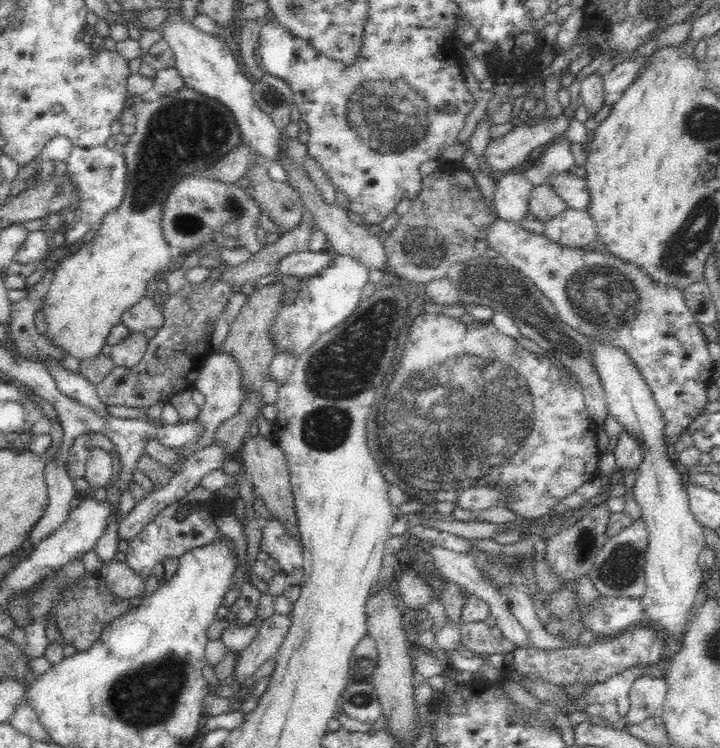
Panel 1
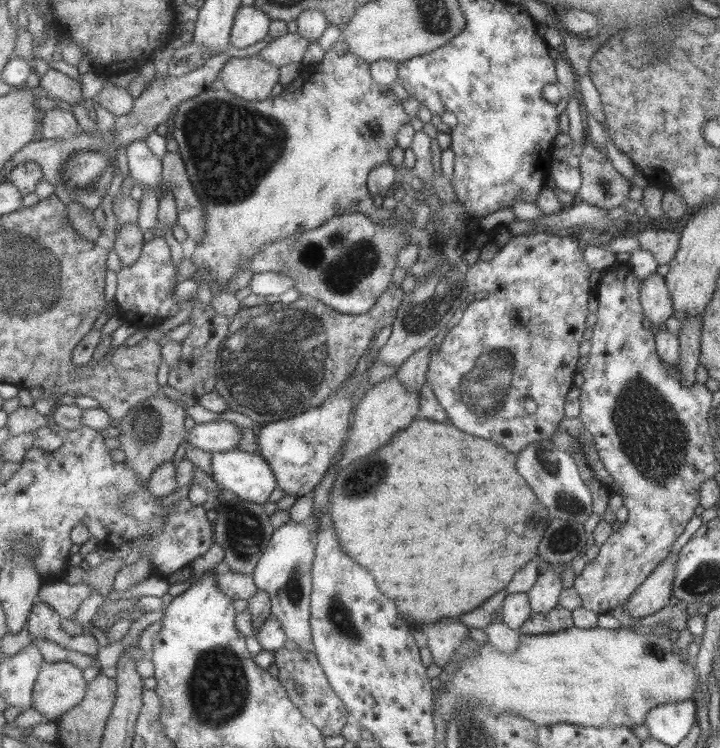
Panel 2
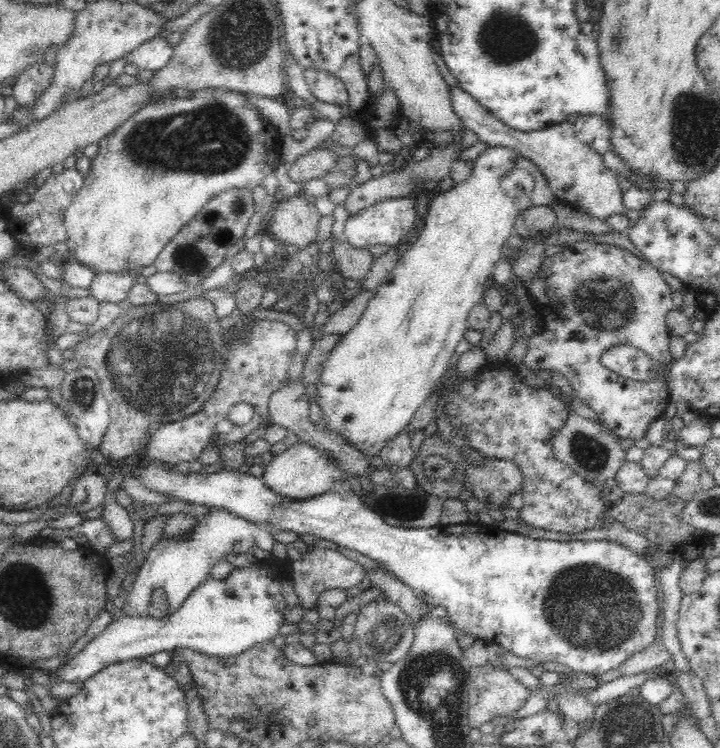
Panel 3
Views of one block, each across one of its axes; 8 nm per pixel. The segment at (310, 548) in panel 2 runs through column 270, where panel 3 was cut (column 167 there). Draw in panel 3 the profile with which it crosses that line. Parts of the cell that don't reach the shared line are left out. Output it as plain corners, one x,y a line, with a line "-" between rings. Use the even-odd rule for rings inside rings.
209,508
201,518
200,526
189,537
158,539
138,571
136,580
127,588
121,616
147,616
152,591
155,588
165,592
167,612
174,612
182,602
204,580
210,576
210,569
217,562
224,561
228,554
250,552
258,546
262,550
272,550
274,533
269,528
261,528
257,523
242,519
226,509

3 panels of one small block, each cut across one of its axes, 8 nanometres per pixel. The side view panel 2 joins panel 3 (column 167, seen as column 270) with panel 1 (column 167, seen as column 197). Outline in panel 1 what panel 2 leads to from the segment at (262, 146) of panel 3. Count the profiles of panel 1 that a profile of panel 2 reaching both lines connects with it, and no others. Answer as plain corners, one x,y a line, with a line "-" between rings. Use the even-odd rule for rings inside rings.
186,86
154,101
138,102
134,116
135,132
126,144
119,147
126,161
124,200
116,210
102,218
92,242
84,245
73,256
58,262
54,268
55,278
43,300
47,342
80,361
101,354
100,350
107,343
106,338
112,328
120,323
120,318
136,302
146,296
150,279
164,273
172,264
173,257
161,225
162,203
171,186
187,174
199,174
241,142
240,129
226,106

